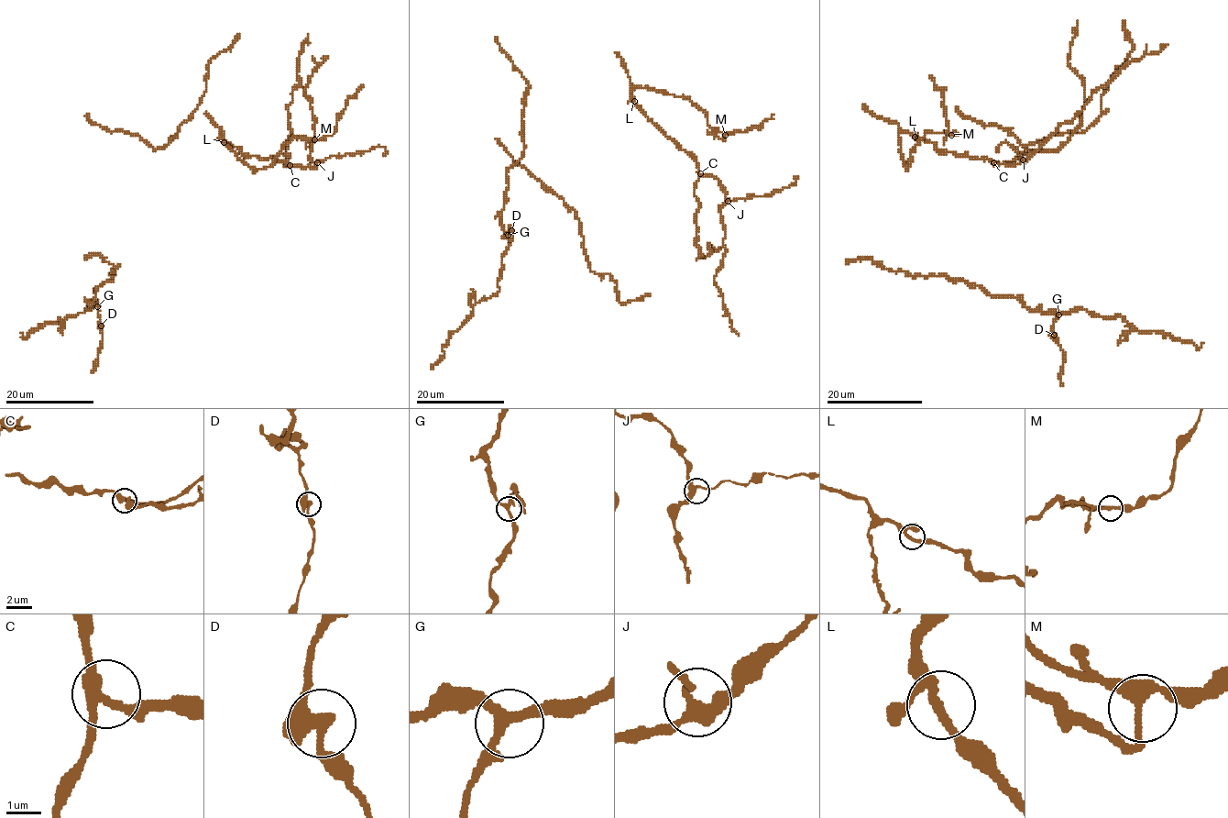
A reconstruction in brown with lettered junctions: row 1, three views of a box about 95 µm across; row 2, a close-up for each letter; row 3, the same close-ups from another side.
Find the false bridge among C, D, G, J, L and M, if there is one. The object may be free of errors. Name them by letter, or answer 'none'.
D

